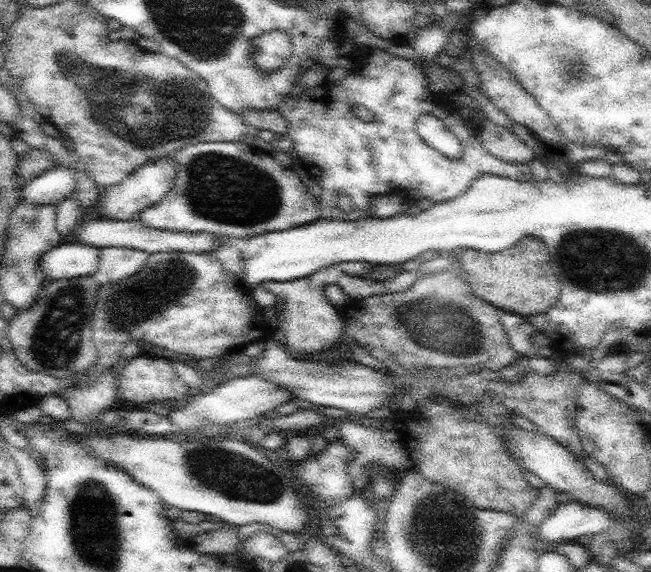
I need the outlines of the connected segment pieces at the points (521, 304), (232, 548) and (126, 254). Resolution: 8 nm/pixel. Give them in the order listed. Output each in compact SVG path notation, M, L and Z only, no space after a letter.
M530 235L522 238L510 250L498 254L484 254L481 250L463 249L458 262L462 264L466 280L474 295L496 306L523 317L544 314L558 302L562 284L558 276L550 272L548 249L545 242Z
M230 525L214 528L212 532L202 532L191 540L194 542L195 550L201 554L233 556L240 548L242 541L236 535L238 526Z
M122 247L100 249L98 269L108 276L110 284L119 285L126 278L137 274L147 264L149 254L145 250Z

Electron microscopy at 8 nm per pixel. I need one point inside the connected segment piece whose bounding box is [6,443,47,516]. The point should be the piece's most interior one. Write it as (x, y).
(34, 478)

